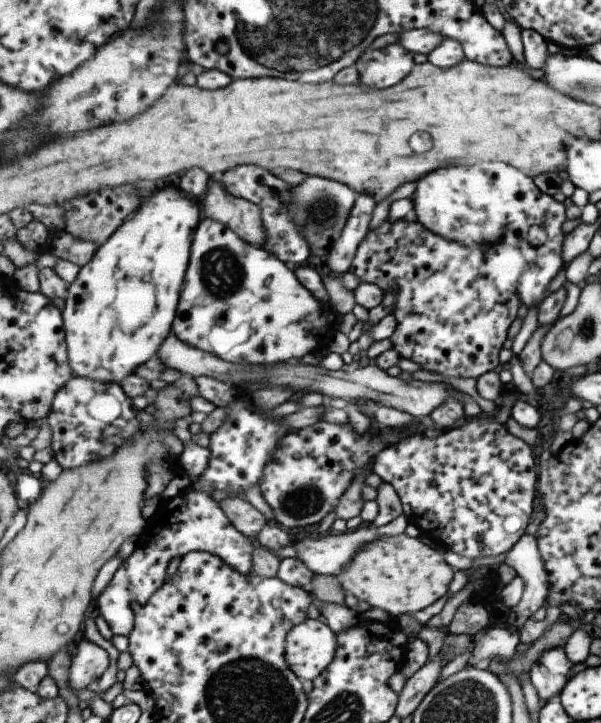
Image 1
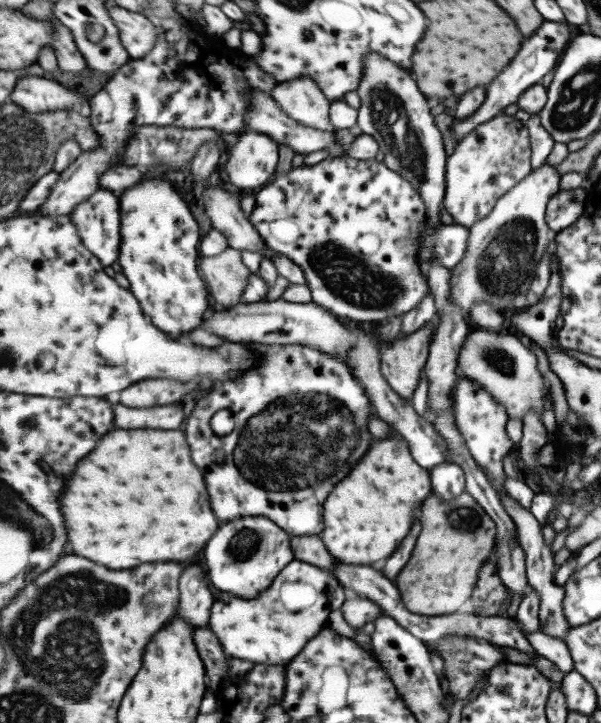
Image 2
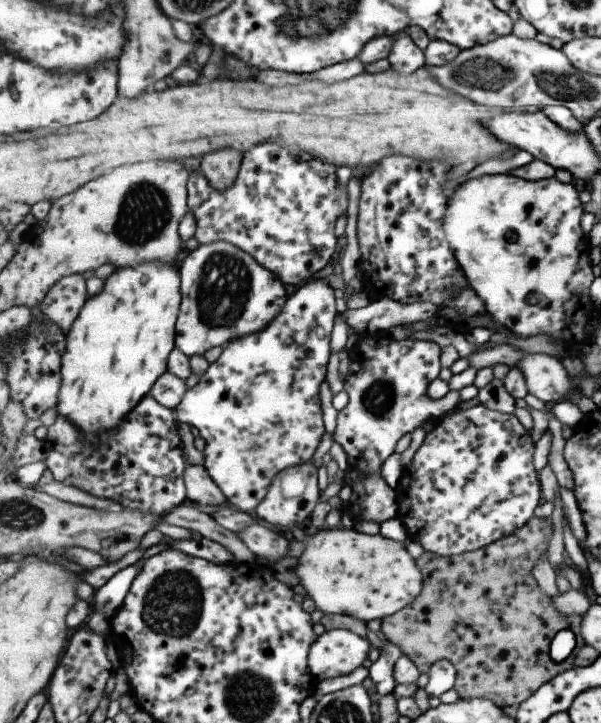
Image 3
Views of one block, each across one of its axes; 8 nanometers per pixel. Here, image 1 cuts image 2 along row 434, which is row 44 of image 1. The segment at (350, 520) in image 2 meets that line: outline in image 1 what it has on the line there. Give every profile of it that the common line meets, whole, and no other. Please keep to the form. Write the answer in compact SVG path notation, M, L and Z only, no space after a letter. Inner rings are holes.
M400 42L382 49L373 49L361 55L354 65L359 71L359 80L367 88L391 88L409 76L416 65L415 54Z

